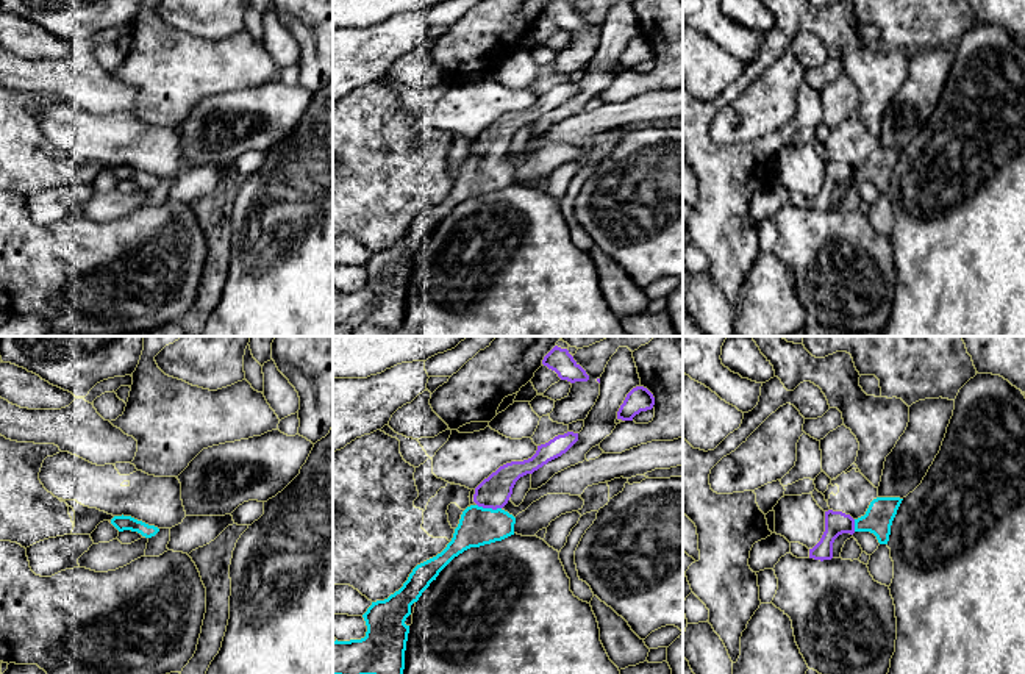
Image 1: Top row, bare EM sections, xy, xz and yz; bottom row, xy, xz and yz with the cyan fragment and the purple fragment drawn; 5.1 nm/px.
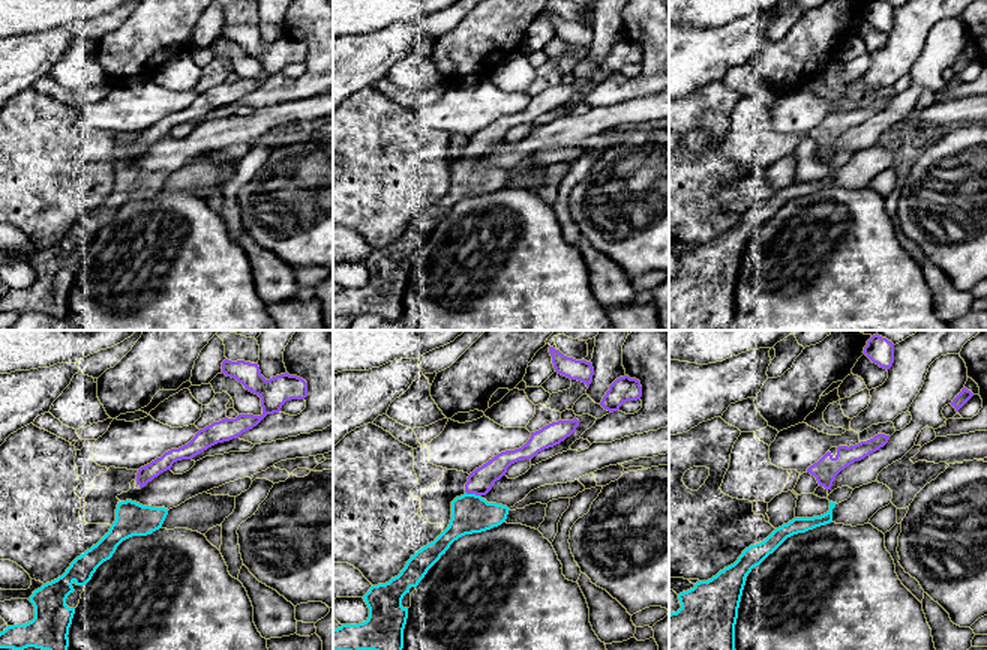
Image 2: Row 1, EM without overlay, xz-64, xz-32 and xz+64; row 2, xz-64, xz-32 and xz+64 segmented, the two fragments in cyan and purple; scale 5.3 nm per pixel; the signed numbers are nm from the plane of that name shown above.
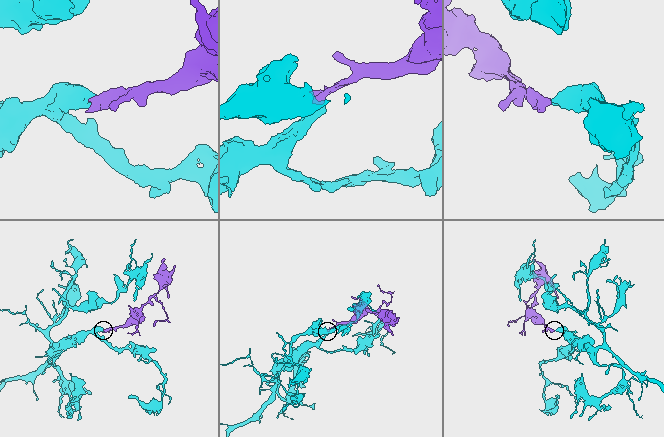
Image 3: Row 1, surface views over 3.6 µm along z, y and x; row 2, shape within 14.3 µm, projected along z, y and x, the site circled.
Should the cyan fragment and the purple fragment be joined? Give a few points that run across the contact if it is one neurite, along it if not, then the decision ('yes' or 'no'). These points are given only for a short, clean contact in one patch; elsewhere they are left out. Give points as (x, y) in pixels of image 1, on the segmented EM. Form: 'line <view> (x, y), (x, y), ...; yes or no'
line xz (478, 526), (486, 518), (489, 509), (489, 498), (494, 491); yes

